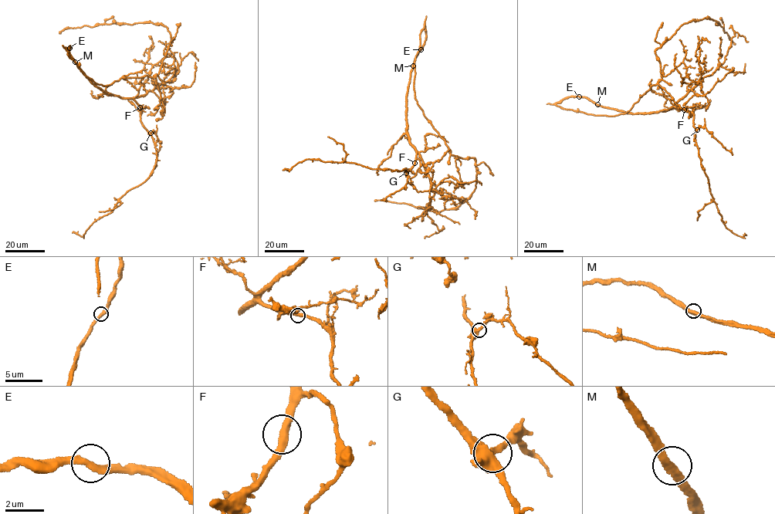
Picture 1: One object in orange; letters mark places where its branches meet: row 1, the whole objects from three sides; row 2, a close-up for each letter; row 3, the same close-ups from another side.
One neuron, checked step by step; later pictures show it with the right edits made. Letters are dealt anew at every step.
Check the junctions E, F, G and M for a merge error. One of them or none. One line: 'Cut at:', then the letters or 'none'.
Cut at: none

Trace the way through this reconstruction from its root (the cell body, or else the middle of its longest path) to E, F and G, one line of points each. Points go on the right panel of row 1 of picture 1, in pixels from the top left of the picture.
E: (556, 106), (555, 104), (564, 99), (579, 96)
F: (556, 106), (573, 96), (633, 113), (674, 106), (684, 109)
G: (556, 106), (573, 96), (633, 113), (674, 106), (692, 113), (697, 130)

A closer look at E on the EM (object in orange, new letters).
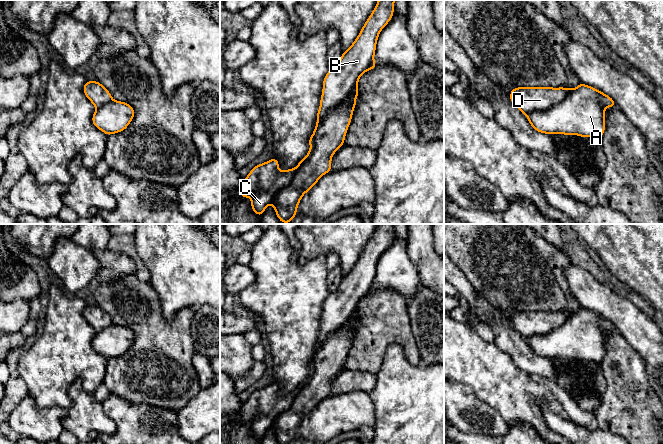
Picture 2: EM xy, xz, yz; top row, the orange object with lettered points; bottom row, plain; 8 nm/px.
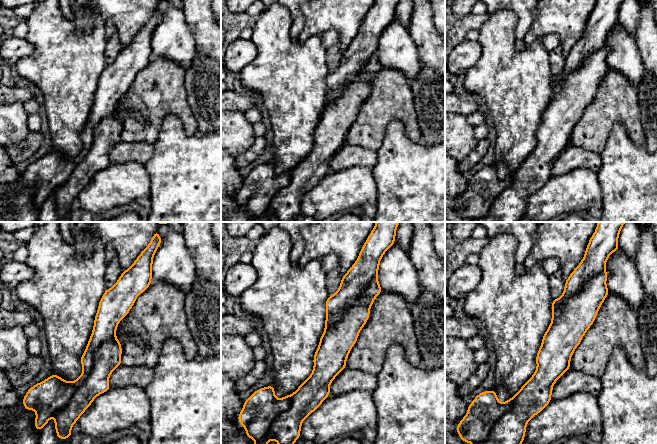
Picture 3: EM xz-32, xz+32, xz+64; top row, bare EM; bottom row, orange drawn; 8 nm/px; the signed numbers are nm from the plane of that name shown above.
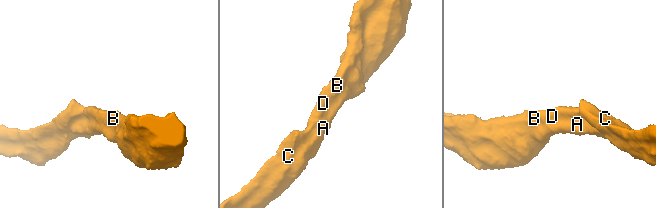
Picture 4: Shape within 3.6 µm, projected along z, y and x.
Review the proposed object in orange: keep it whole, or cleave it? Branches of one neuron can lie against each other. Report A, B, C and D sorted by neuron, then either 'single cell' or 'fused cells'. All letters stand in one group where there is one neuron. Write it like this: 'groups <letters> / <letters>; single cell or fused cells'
groups A B C D; single cell

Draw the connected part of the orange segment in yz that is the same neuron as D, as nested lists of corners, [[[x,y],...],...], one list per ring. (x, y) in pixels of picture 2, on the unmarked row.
[[[582,307],[574,313],[513,312],[510,324],[540,357],[597,363],[601,363],[605,355],[605,332],[616,331],[611,321]]]

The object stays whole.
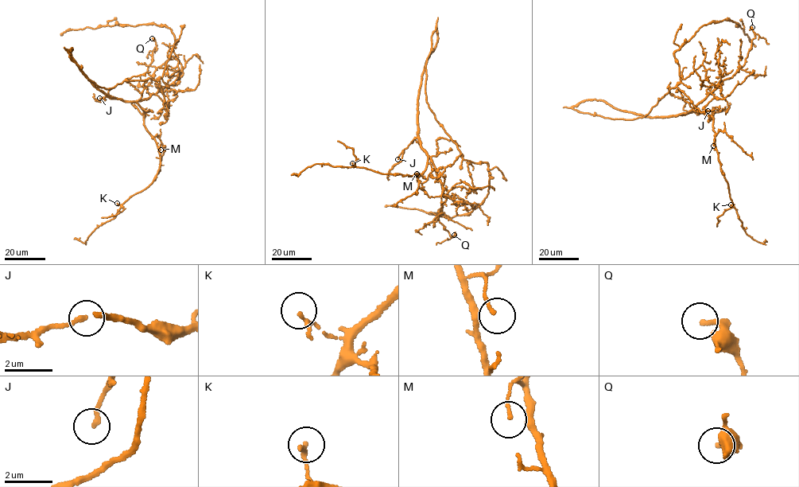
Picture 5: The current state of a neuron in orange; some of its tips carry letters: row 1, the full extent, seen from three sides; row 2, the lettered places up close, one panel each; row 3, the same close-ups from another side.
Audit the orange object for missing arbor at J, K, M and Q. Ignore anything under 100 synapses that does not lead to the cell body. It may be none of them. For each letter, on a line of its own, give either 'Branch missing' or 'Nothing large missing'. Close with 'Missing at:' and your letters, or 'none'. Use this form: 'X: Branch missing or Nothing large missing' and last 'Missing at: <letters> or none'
J: Nothing large missing
K: Nothing large missing
M: Nothing large missing
Q: Nothing large missing
Missing at: none

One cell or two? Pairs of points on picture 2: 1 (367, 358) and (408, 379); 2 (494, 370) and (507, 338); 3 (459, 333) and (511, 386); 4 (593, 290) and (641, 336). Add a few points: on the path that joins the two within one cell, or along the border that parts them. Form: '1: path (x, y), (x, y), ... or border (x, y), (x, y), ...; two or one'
1: border (390, 343), (385, 350), (383, 362), (376, 374); two
2: border (494, 342), (511, 357), (518, 367); two
3: path (471, 346), (498, 373); one
4: path (605, 301), (629, 324); one

